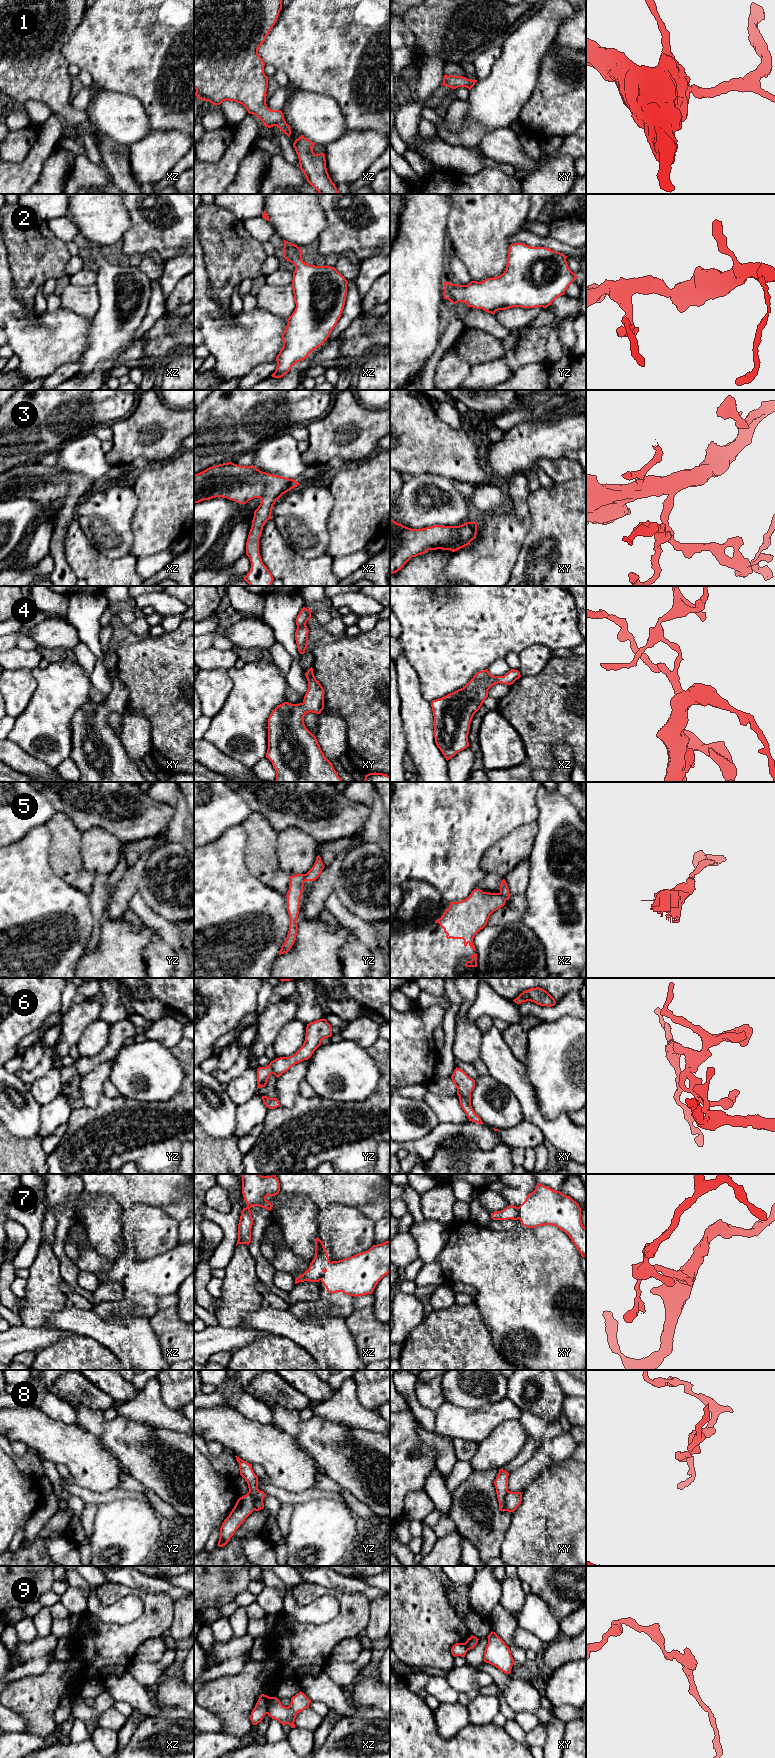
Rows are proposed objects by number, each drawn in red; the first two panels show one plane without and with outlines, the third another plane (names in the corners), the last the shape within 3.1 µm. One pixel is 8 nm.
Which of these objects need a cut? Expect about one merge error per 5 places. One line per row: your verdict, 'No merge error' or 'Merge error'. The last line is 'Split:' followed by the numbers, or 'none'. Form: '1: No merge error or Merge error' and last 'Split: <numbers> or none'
1: No merge error
2: No merge error
3: No merge error
4: No merge error
5: Merge error
6: No merge error
7: Merge error
8: Merge error
9: Merge error
Split: 5, 7, 8, 9

